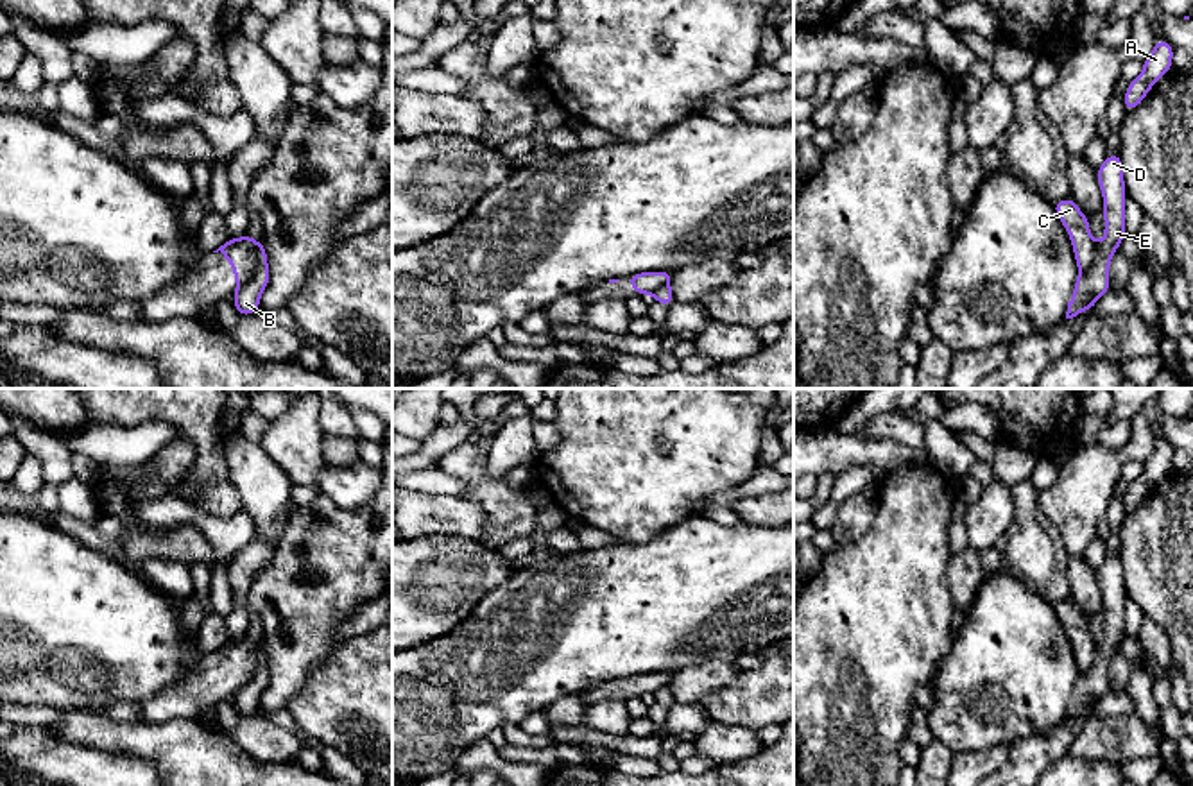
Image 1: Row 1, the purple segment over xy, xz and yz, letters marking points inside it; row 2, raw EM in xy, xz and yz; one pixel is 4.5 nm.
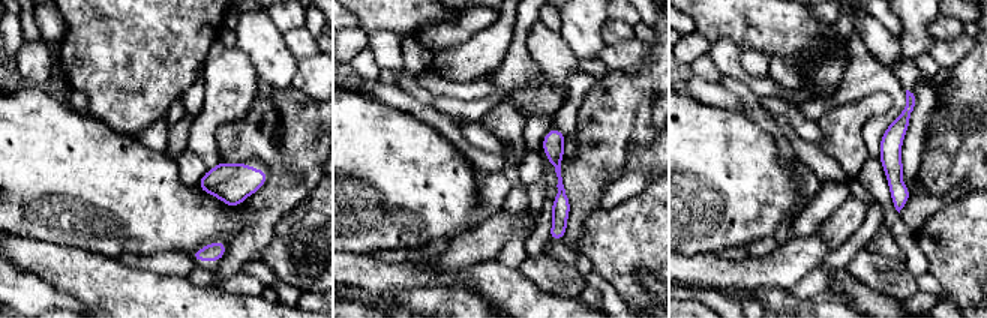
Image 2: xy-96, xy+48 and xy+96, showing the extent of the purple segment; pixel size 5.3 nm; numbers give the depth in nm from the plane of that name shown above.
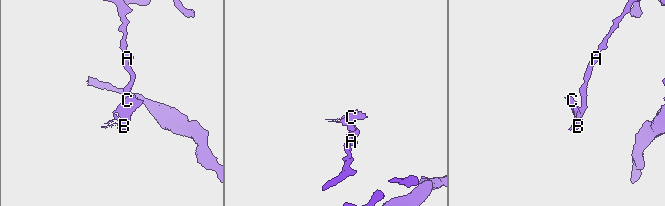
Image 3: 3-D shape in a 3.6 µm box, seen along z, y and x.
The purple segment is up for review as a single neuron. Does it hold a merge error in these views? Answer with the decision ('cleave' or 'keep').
cleave

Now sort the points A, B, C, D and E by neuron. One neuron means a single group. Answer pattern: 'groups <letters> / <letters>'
groups A B D E / C

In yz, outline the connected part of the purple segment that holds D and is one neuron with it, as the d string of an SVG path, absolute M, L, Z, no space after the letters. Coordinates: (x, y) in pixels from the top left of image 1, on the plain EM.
M1120 551L1109 555L1096 569L1096 580L1103 598L1105 637L1096 645L1093 668L1080 671L1075 682L1073 696L1068 704L1066 720L1077 718L1080 713L1093 711L1096 702L1111 691L1109 666L1114 652L1121 646L1125 636L1125 600L1127 589L1123 582L1123 564Z

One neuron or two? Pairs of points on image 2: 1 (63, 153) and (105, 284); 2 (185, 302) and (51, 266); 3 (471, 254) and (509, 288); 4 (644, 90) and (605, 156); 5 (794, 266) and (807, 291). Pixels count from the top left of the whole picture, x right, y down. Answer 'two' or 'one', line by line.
1: two
2: one
3: two
4: one
5: two

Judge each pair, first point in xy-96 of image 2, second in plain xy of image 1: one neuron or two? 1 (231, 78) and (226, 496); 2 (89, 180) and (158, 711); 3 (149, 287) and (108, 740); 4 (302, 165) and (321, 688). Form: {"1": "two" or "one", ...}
{"1": "two", "2": "two", "3": "one", "4": "two"}

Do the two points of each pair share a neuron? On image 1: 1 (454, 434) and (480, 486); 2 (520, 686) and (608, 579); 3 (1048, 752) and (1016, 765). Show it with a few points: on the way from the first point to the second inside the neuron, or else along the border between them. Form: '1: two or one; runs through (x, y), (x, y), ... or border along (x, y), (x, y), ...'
1: two; border along (466, 437), (436, 461)
2: one; runs through (527, 659), (581, 606)
3: one; runs through (1041, 752), (1023, 765)

